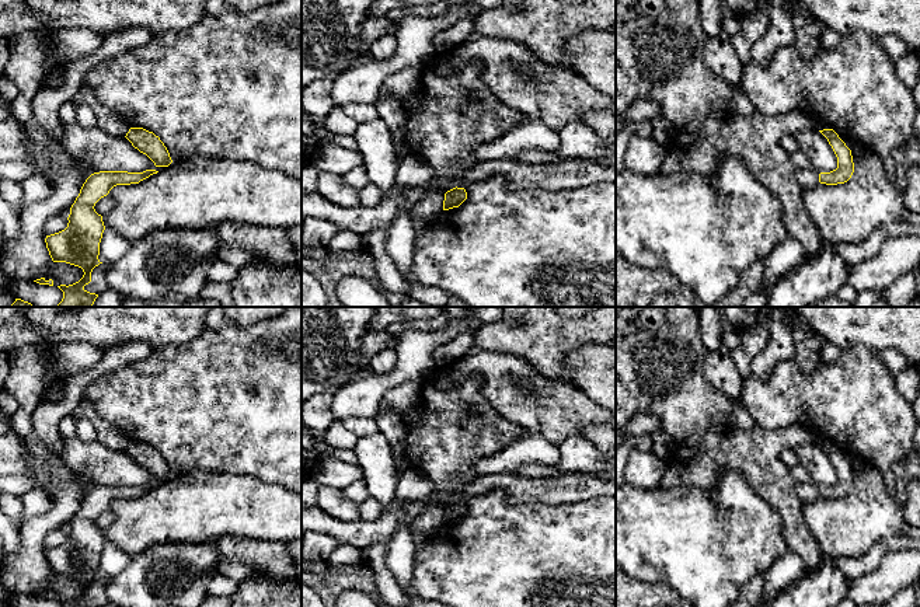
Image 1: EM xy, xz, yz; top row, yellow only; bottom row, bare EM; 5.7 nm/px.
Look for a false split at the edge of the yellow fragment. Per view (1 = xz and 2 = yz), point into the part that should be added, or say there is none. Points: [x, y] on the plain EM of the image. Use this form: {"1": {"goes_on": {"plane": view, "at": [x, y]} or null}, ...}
{"1": {"goes_on": null}, "2": {"goes_on": null}}

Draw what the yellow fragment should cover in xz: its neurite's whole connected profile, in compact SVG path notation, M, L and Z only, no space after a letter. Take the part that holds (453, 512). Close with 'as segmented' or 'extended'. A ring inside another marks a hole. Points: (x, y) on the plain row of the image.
M453 502L445 507L443 524L459 521L467 513L464 502Z | as segmented

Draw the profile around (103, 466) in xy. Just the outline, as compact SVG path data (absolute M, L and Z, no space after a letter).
M77 436L62 437L59 444L46 444L49 451L60 458L60 461L74 474L79 474L93 482L94 486L100 485L128 485L143 486L146 484L163 485L167 481L156 481L154 477L137 463L125 450L112 450L98 440L83 442Z

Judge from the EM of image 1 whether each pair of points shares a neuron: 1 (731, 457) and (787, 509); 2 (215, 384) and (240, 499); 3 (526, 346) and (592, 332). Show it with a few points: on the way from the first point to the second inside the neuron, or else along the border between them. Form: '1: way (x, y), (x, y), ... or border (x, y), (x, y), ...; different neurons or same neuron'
1: way (746, 461), (779, 494); same neuron
2: border (202, 470), (246, 473), (267, 481); different neurons
3: way (543, 337), (575, 332); same neuron

